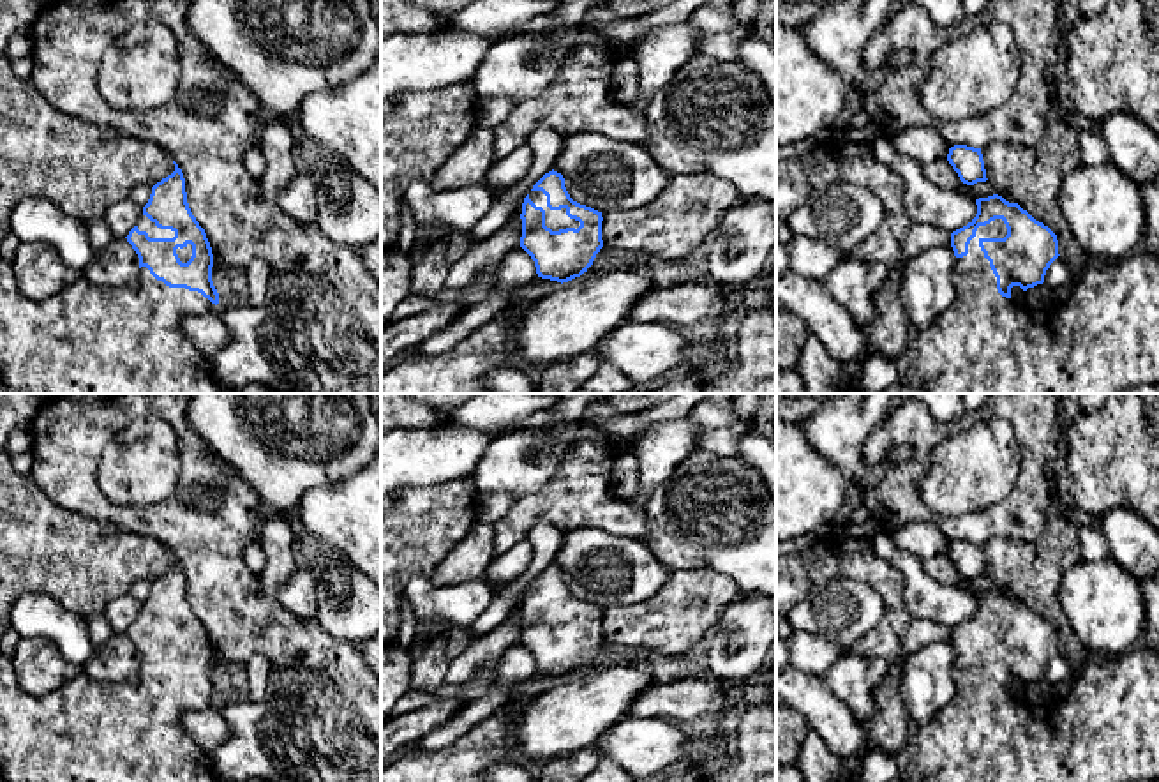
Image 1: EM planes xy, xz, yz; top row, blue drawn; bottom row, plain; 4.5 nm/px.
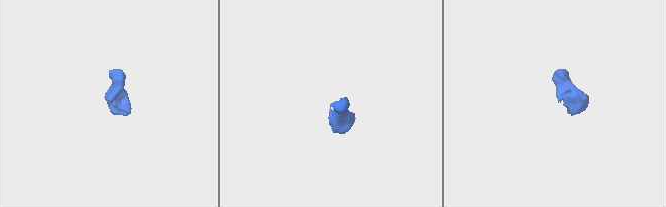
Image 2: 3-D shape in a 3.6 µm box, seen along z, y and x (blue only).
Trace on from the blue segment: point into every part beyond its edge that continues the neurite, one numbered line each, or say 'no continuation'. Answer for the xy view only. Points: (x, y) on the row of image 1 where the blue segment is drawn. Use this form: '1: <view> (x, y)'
1: xy (143, 225)

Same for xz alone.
1: xz (556, 219)

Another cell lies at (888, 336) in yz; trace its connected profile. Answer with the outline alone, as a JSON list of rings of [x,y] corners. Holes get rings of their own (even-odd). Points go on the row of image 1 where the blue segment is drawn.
[[[893,270],[875,293],[875,320],[861,328],[868,357],[879,355],[896,362],[907,350],[910,320],[900,298],[900,274]]]

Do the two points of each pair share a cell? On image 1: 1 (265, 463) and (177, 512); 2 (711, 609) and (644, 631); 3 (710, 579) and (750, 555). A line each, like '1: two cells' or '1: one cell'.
1: two cells
2: one cell
3: two cells

